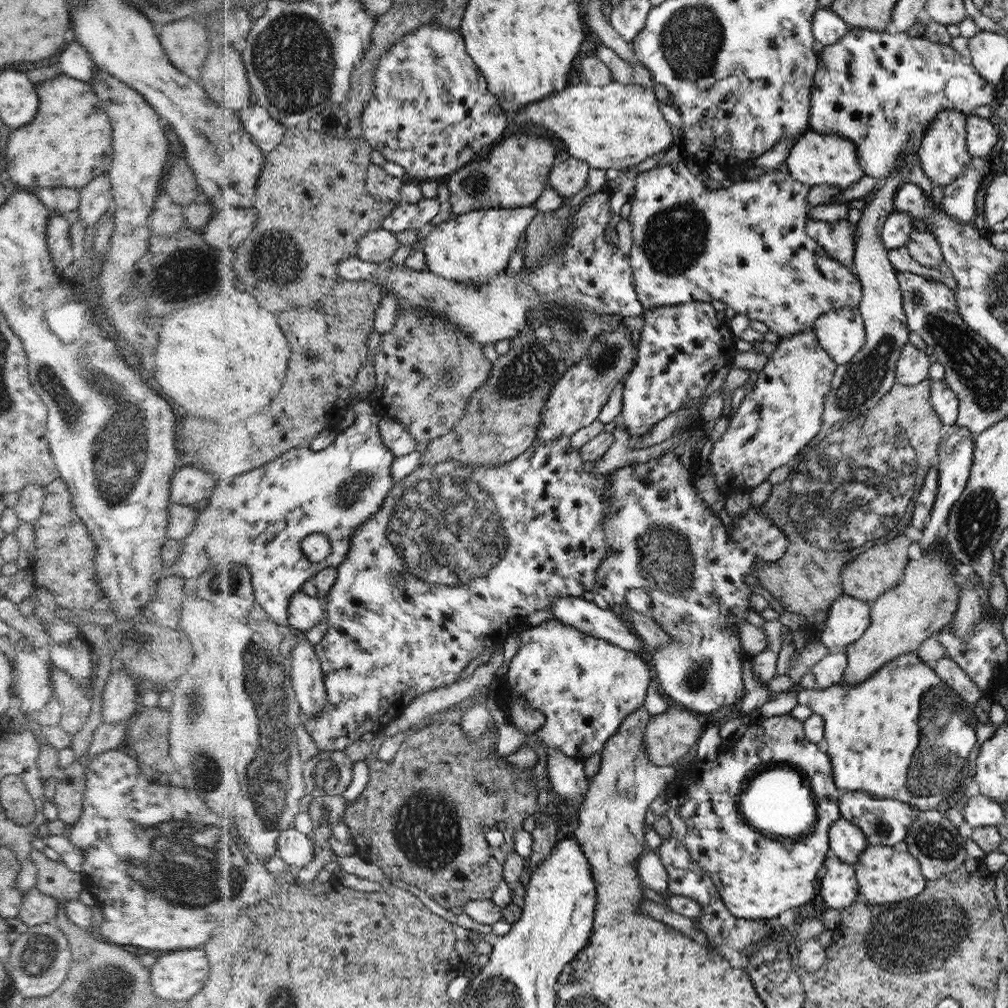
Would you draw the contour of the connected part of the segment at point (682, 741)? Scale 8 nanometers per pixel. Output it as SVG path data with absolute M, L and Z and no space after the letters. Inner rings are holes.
M669 707L665 712L652 716L643 737L644 746L647 748L647 753L653 763L660 766L676 766L678 760L682 760L682 756L688 754L692 744L698 742L704 729L705 726L700 726L698 720L692 714L688 714L686 709Z

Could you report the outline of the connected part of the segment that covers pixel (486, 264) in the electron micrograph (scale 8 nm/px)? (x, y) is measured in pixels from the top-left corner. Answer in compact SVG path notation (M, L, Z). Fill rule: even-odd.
M534 206L516 209L490 208L452 216L433 228L425 240L429 270L444 278L466 284L485 284L507 269L517 244L536 217Z

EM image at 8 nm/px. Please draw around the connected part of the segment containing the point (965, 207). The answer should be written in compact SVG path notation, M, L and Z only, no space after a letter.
M969 166L954 182L943 187L944 196L941 206L949 216L952 216L952 219L964 225L973 223L978 186L983 186L980 182L981 176L984 175L973 166Z

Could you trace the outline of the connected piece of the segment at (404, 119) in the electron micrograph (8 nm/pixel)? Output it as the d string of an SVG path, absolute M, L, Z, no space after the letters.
M428 21L427 24L420 26L419 29L407 34L403 40L397 42L386 55L381 57L375 70L374 80L376 80L374 97L367 104L366 111L362 114L364 136L374 145L375 150L385 155L386 161L401 164L410 175L418 179L434 180L437 177L446 176L446 174L452 175L459 171L472 162L484 148L492 146L494 142L498 143L498 138L504 134L504 130L508 126L508 118L504 116L504 110L498 104L498 96L490 90L486 76L479 71L472 57L468 54L467 42L461 29L452 29L450 26Z

